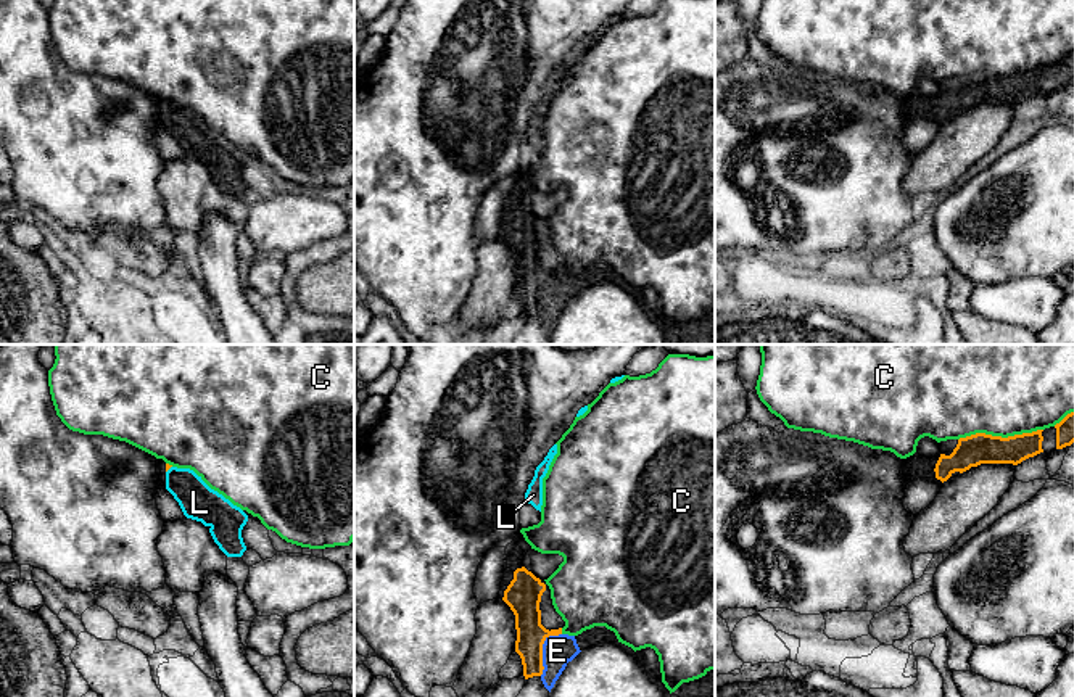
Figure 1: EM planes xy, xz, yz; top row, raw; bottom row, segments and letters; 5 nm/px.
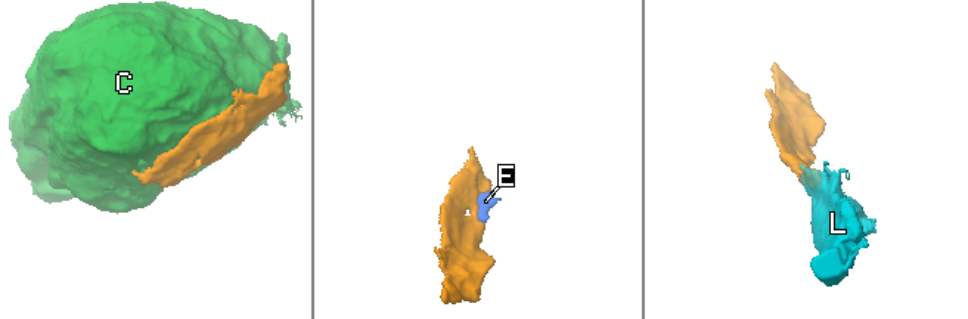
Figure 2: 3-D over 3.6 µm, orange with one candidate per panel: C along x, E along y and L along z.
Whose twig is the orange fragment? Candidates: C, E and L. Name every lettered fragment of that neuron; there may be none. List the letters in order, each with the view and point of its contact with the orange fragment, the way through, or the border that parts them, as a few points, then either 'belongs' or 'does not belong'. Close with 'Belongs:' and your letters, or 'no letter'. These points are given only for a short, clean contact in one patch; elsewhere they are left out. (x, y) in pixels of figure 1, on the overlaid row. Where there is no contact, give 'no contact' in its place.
C: contact yz (1000, 437); does not belong
E: contact xz (541, 651); way xz (525, 604), (530, 635), (541, 651), (557, 651); belongs
L: contact xy (169, 467); way xy (168, 466), (169, 467), (200, 503); belongs
Belongs: E, L

